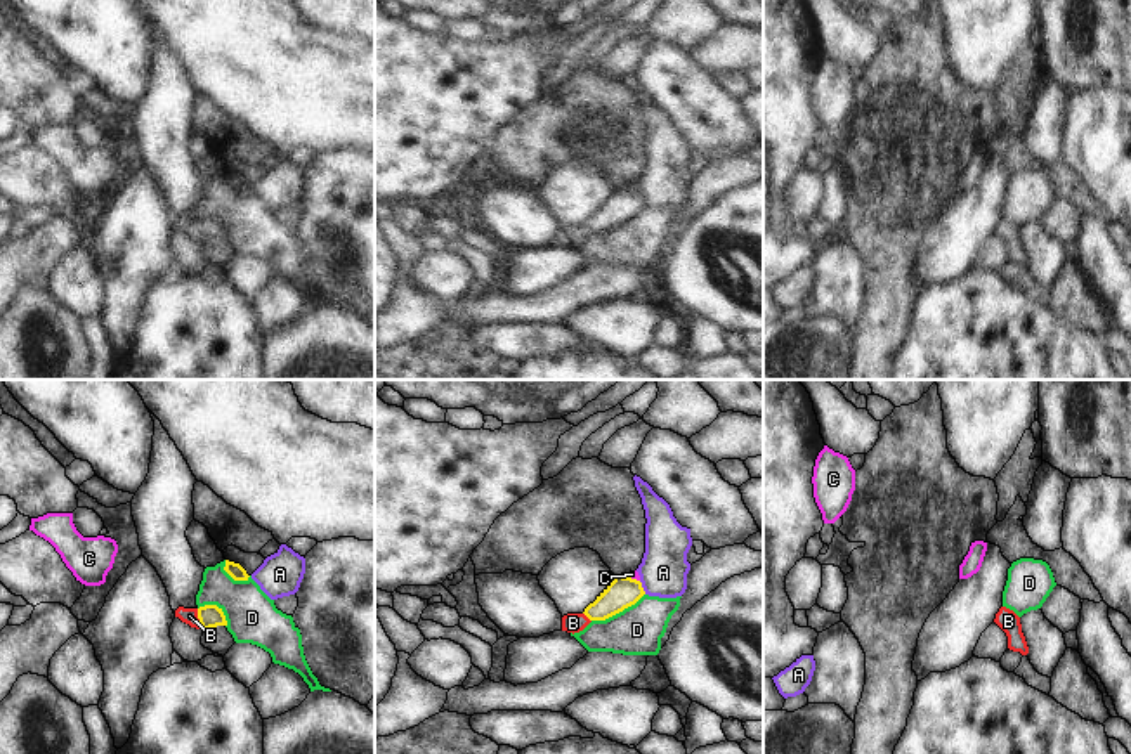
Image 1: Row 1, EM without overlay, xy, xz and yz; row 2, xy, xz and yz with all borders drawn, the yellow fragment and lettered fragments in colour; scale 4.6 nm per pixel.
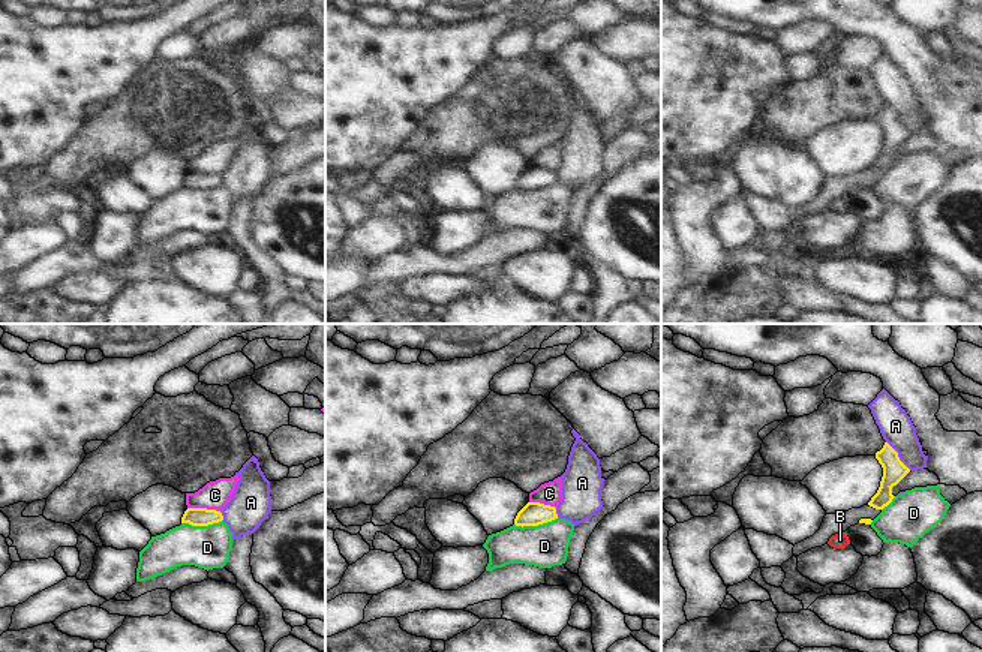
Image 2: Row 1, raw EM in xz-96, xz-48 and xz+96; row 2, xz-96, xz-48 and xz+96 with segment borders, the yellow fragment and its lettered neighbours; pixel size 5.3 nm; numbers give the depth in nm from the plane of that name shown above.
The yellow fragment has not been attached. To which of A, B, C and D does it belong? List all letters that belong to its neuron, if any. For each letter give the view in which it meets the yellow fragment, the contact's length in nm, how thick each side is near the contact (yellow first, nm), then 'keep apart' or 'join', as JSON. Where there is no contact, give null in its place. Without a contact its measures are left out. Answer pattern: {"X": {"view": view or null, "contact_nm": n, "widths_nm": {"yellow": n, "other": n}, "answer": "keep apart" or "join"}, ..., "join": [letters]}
{"A": {"view": "xz", "contact_nm": 70, "widths_nm": {"yellow": 140, "other": 220}, "answer": "keep apart"}, "B": {"view": "xy", "contact_nm": 100, "widths_nm": {"yellow": 110, "other": 80}, "answer": "join"}, "C": {"view": "xz", "contact_nm": 90, "widths_nm": {"yellow": 140, "other": 30}, "answer": "keep apart"}, "D": {"view": "xz", "contact_nm": 280, "widths_nm": {"yellow": 140, "other": 220}, "answer": "keep apart"}, "join": ["B"]}

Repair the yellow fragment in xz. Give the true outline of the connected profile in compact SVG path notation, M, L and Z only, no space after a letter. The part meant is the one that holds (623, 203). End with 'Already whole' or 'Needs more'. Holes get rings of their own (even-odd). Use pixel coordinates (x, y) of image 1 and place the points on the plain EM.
M614 187L614 192L590 215L583 225L562 229L562 243L579 244L592 232L605 232L635 217L645 206L642 194L631 189Z. Needs more

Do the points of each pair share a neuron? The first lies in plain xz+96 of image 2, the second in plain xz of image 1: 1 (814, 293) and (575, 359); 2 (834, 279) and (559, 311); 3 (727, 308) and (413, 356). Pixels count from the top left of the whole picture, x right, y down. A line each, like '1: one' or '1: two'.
1: two
2: two
3: one

